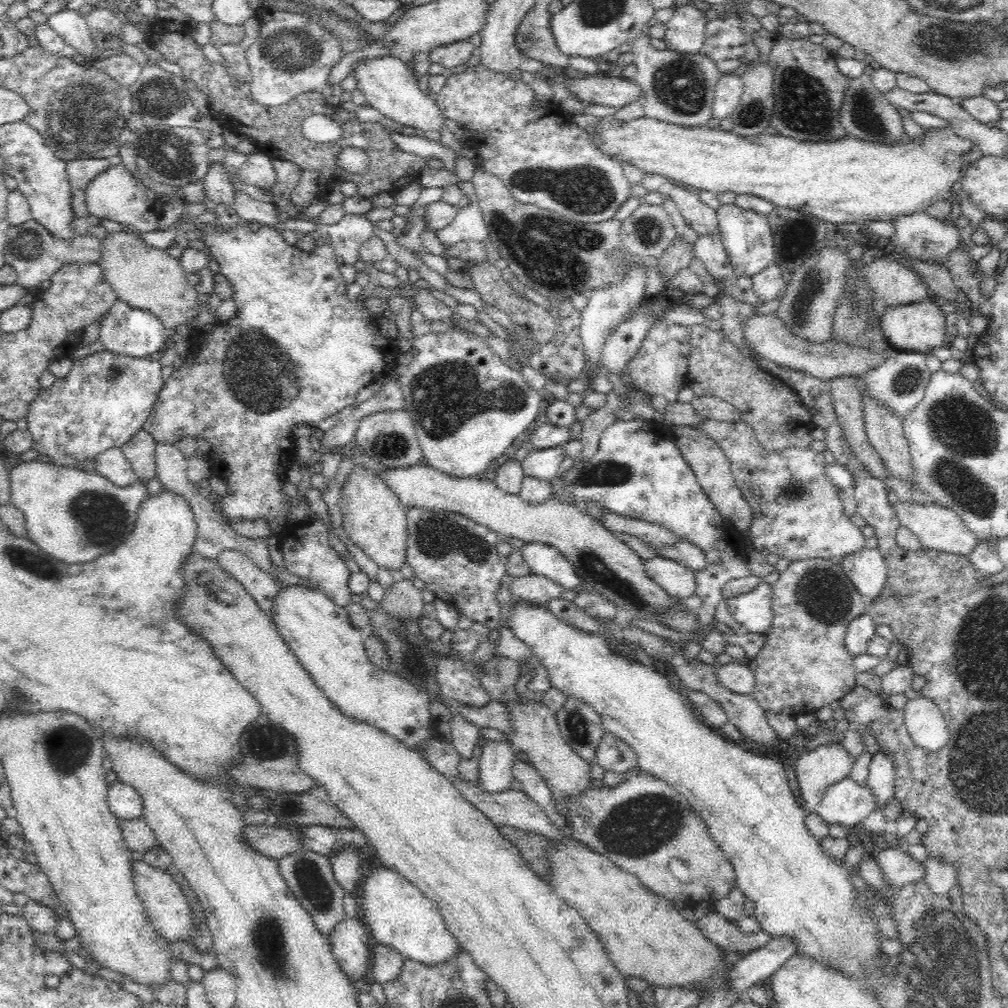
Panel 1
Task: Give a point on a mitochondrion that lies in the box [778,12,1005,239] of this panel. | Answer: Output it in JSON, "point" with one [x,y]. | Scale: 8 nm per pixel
{"point":[950,41]}

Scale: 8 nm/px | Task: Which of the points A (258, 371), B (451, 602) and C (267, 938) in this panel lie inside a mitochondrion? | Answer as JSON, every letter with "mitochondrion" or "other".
{"A":"mitochondrion","B":"other","C":"mitochondrion"}

